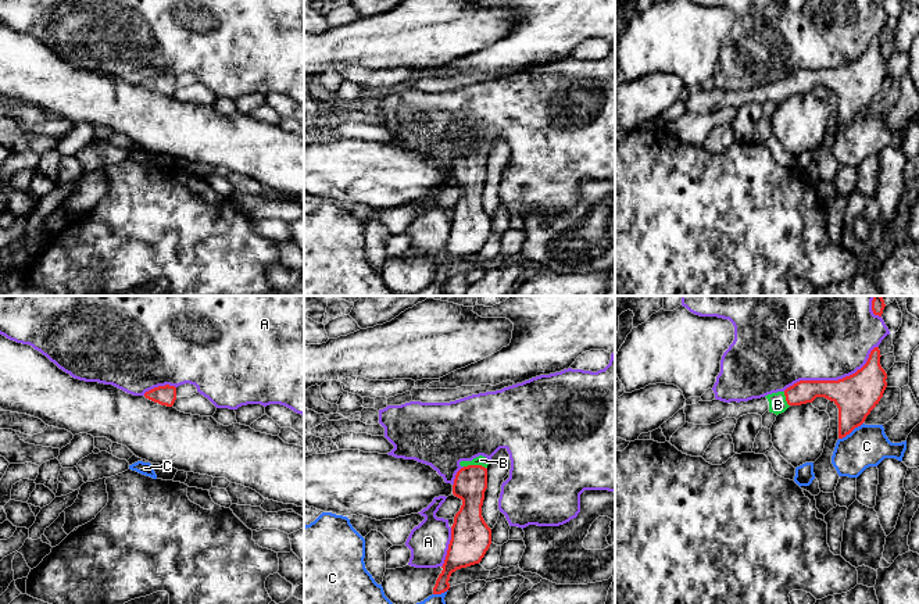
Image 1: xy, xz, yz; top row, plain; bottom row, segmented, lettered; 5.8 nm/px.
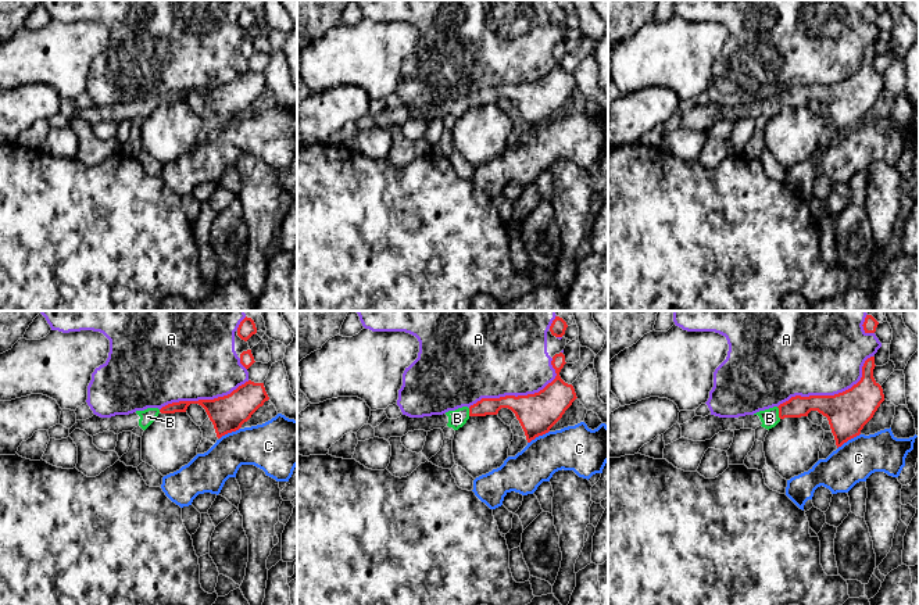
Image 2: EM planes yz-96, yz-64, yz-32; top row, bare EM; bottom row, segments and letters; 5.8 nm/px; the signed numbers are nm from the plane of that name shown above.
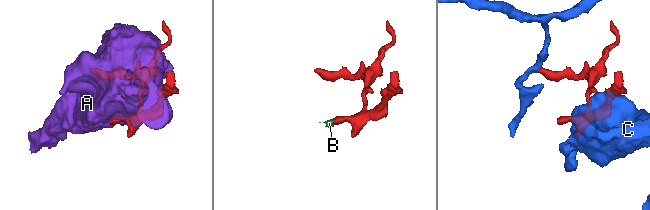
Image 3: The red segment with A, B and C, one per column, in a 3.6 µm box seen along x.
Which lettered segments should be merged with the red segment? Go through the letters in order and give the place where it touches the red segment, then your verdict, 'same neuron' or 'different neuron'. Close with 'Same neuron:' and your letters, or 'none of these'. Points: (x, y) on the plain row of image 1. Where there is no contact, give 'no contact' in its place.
A: meets red in yz at (833, 70); different neuron
B: meets red in xz at (475, 154); same neuron
C: meets red in yz at (850, 121); different neuron
Same neuron: B

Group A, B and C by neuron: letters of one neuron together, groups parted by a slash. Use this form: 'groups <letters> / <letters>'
groups A / B / C

